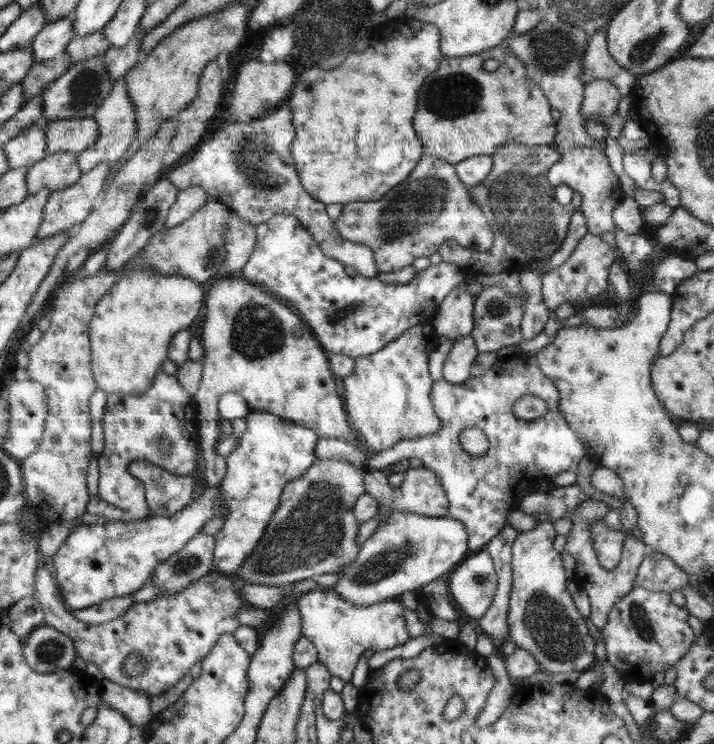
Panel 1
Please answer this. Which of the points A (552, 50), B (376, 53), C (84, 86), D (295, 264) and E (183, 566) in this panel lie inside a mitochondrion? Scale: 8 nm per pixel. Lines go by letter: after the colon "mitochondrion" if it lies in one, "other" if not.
A: mitochondrion
B: other
C: mitochondrion
D: other
E: mitochondrion

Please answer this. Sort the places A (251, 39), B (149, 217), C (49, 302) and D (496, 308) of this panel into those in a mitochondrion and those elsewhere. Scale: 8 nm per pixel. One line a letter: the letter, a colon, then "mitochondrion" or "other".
A: other
B: mitochondrion
C: other
D: mitochondrion

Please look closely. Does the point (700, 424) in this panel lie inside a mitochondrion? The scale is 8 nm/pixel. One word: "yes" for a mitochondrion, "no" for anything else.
no

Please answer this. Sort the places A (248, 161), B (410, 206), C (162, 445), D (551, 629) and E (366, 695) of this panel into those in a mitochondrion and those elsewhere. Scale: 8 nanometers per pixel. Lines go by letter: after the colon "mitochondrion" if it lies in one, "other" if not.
A: mitochondrion
B: mitochondrion
C: mitochondrion
D: mitochondrion
E: other

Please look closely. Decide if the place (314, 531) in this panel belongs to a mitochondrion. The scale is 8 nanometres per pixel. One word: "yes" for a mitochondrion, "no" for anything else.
yes

